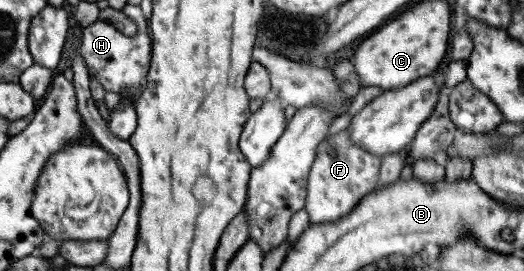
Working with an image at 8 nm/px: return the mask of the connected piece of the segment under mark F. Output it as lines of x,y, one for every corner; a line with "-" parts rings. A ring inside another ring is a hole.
343,129
323,139
317,147
306,178
304,209
310,223
332,223
349,214
353,207
379,185
380,156
363,150

